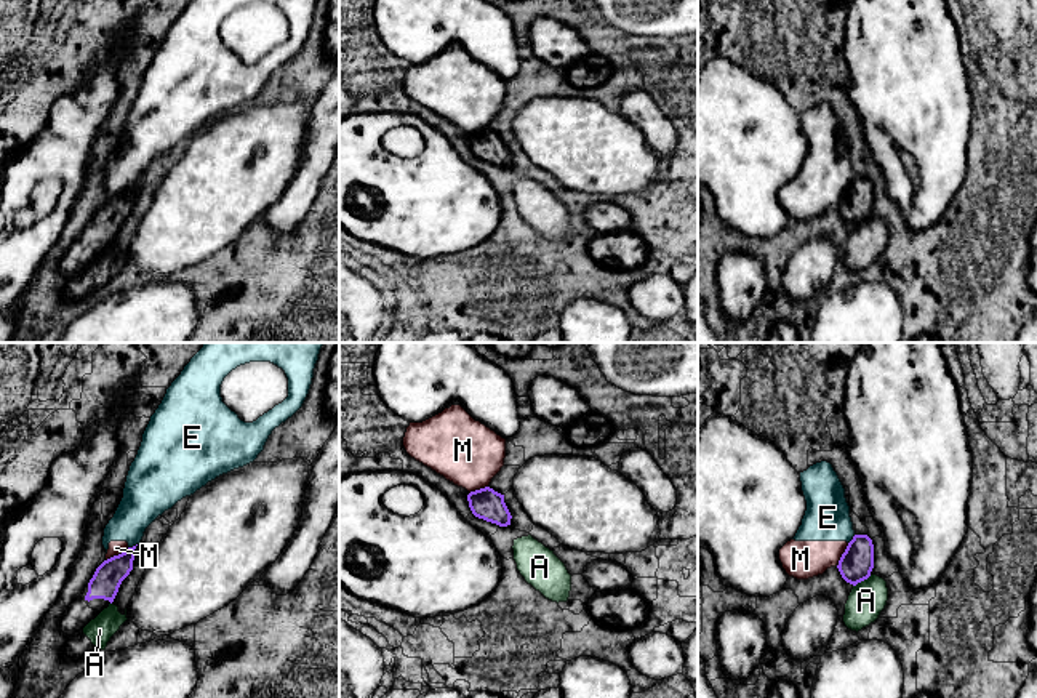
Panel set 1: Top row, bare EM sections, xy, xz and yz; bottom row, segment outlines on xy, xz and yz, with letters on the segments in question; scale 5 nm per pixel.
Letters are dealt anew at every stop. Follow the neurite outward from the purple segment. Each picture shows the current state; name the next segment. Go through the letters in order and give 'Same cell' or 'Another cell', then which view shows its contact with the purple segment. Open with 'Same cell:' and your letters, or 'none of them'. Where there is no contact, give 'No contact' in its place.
Same cell: none of them
A: Another cell. Touches purple in yz
E: Another cell. Touches purple in xy
M: Another cell. Touches purple in xy

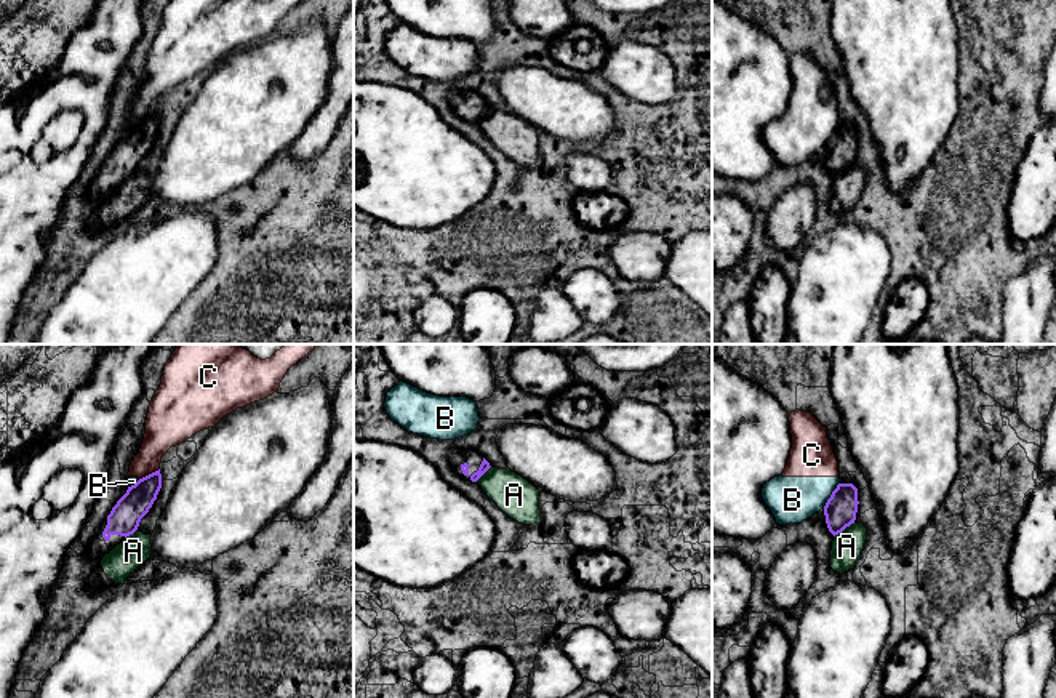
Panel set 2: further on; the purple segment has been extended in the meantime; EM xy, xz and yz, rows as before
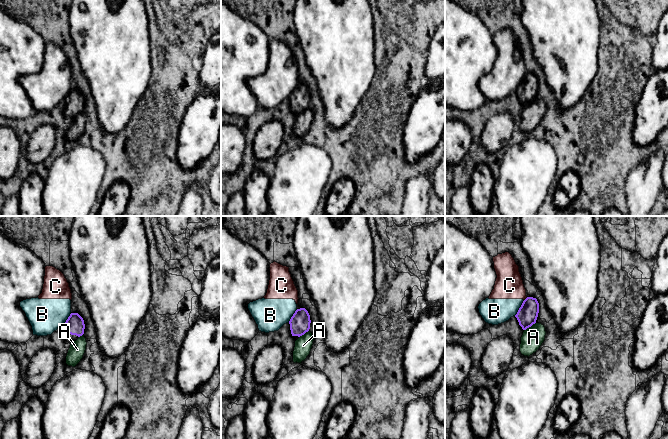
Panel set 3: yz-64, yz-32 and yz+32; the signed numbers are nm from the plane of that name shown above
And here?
Same cell: none of them
A: Another cell. Touches purple in yz
B: Another cell. Touches purple in yz
C: Another cell. Touches purple in xy

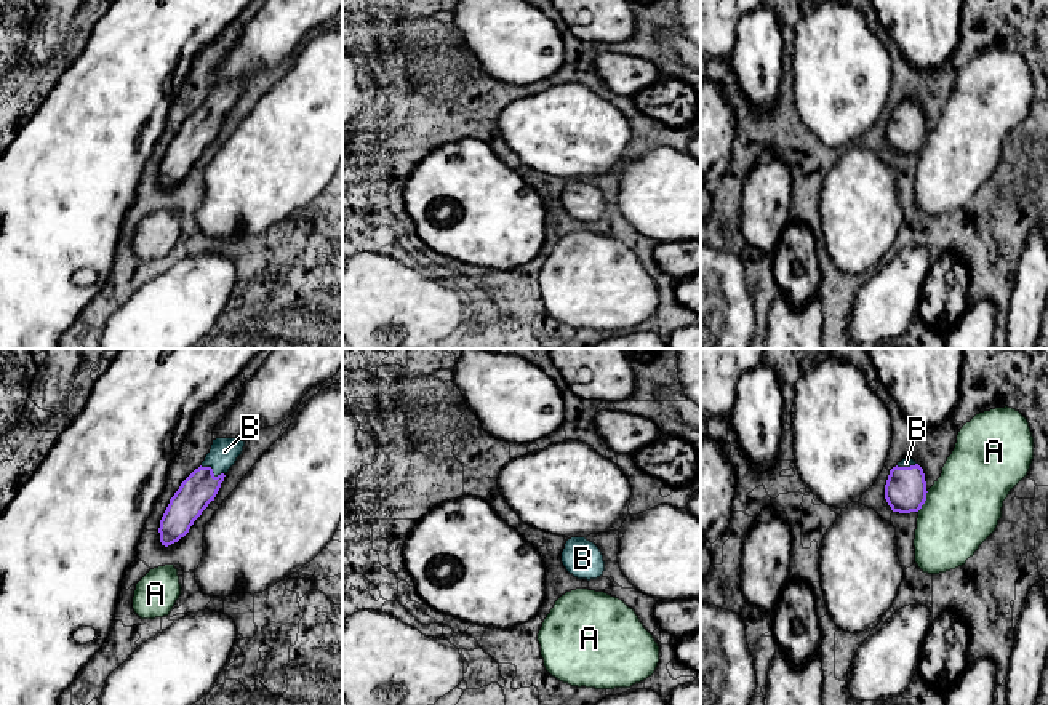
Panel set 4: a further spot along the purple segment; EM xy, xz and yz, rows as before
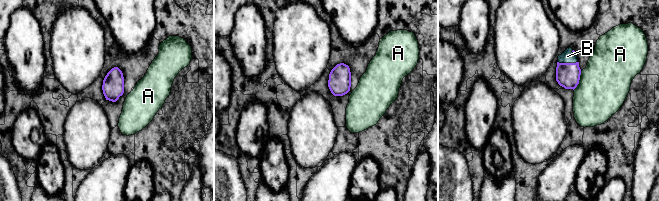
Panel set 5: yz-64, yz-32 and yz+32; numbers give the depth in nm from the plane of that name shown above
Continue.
Same cell: B
A: Another cell. Touches purple in yz
B: Same cell. Touches purple in xy

